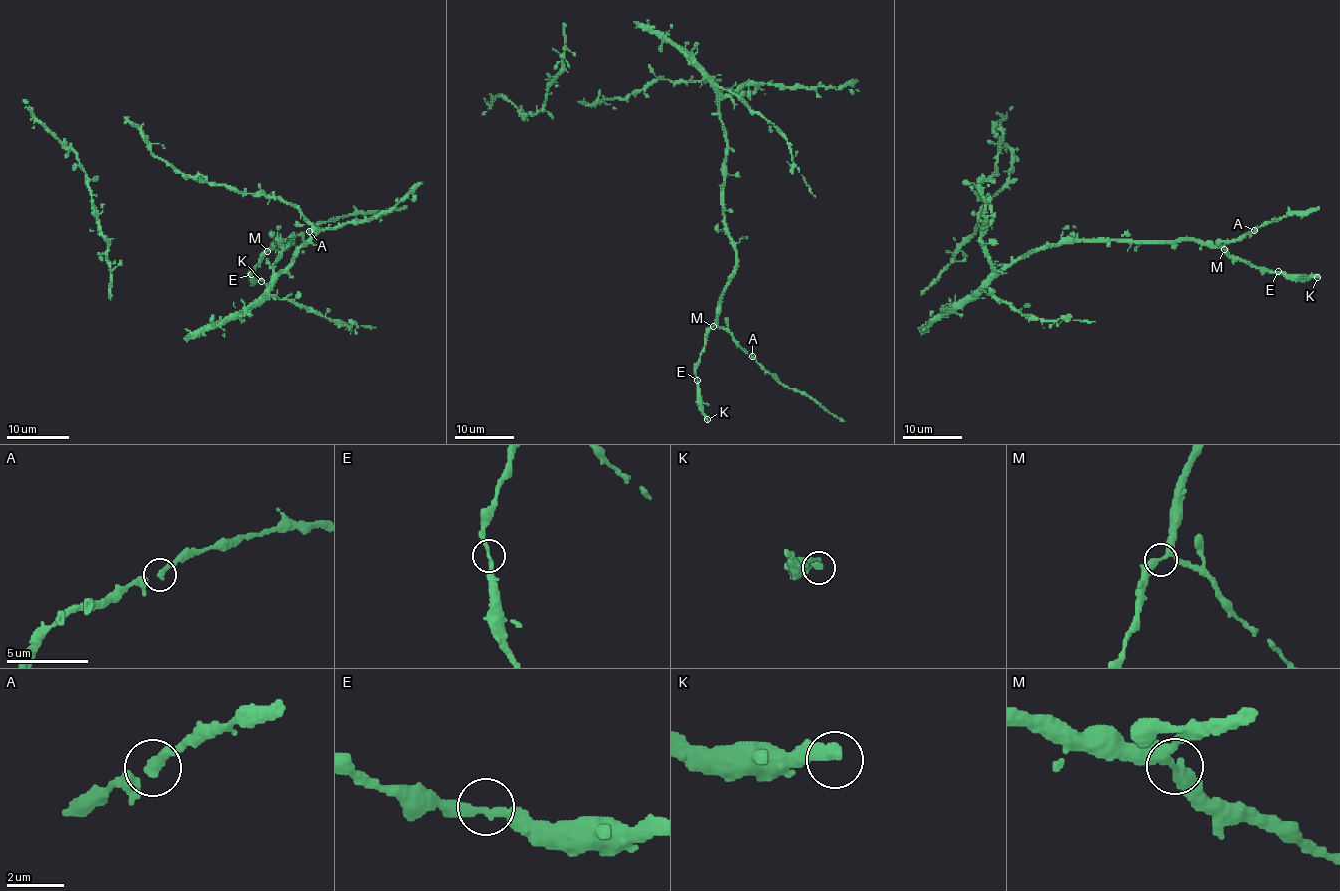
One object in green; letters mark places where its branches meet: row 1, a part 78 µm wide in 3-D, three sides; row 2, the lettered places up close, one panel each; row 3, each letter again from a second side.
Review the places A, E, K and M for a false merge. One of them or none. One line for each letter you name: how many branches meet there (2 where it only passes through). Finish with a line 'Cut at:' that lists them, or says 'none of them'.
Cut at: none of them

